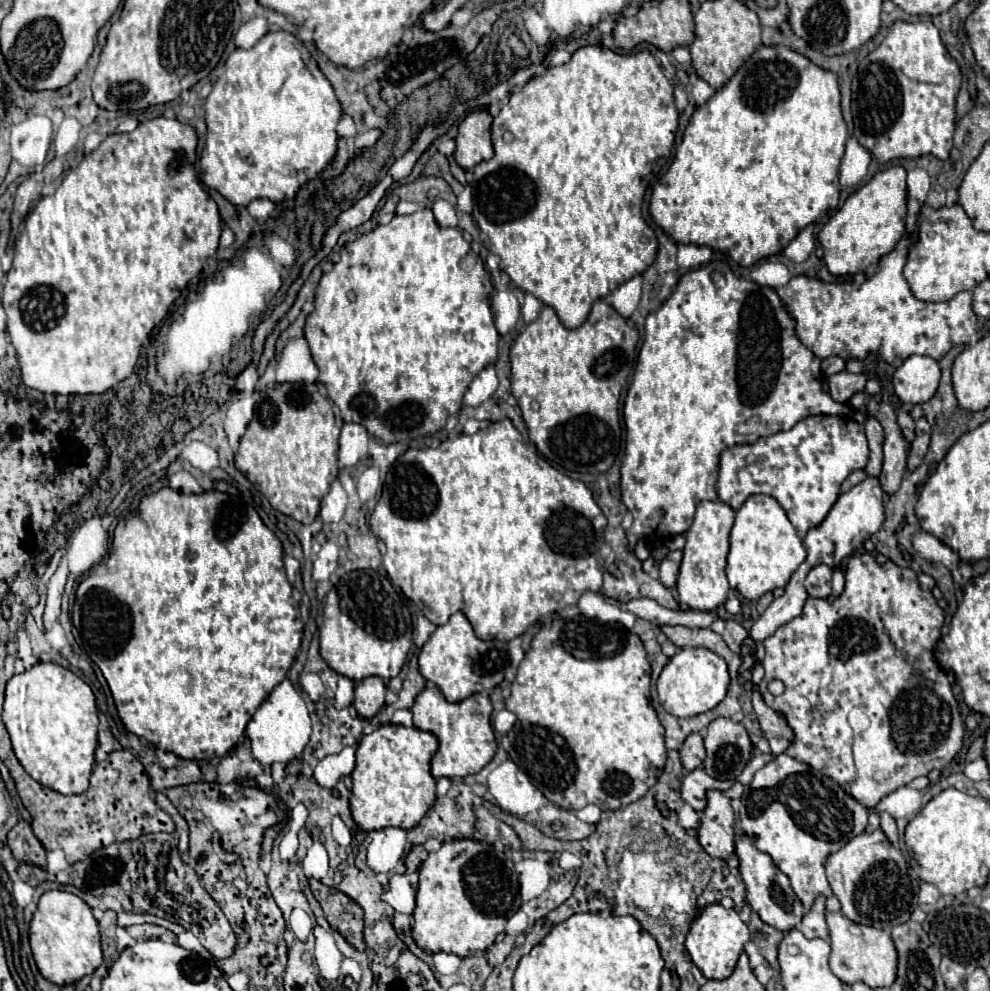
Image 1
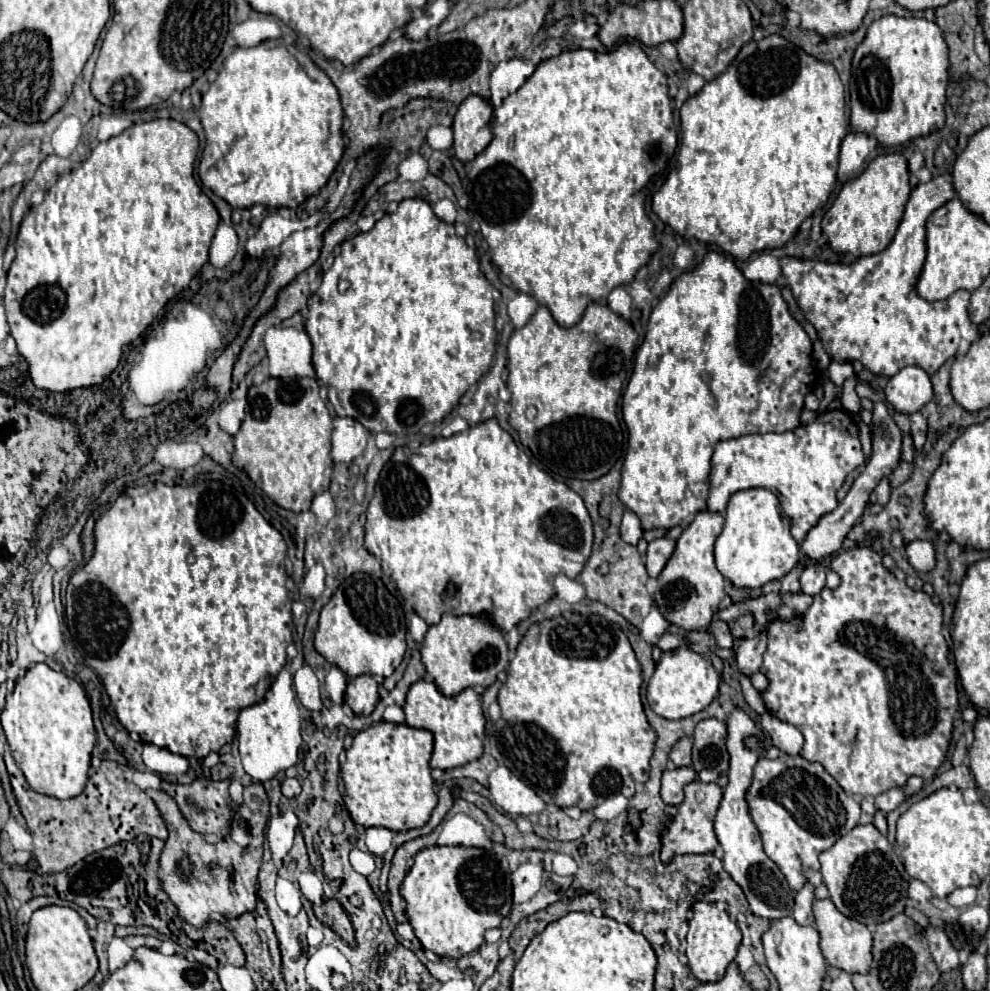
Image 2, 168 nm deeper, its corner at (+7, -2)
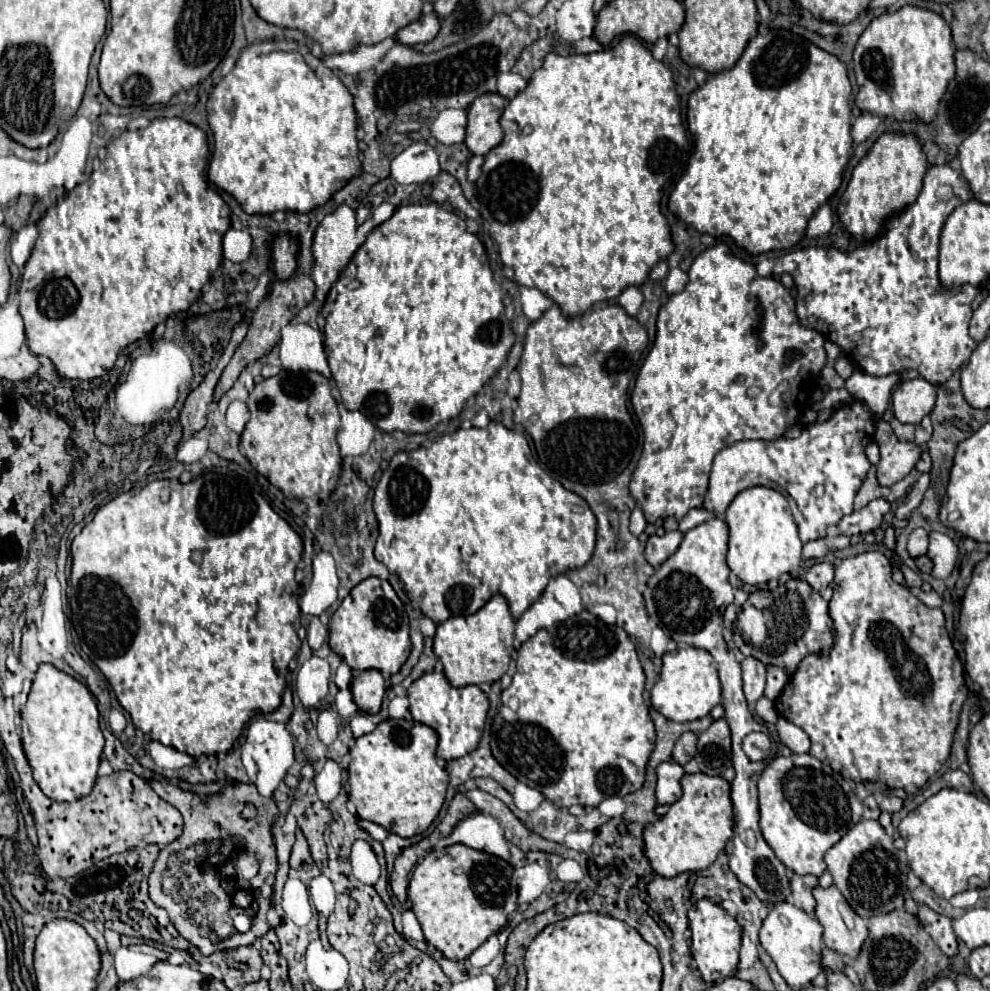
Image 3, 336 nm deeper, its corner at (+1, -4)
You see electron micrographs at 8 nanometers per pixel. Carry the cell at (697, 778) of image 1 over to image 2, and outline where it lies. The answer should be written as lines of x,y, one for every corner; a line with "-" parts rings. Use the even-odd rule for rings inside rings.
672,768
672,770
664,770
662,772
662,800
666,804
672,804
672,806
678,806
682,800
684,800
684,792
682,788
696,780
694,776
694,770
692,768

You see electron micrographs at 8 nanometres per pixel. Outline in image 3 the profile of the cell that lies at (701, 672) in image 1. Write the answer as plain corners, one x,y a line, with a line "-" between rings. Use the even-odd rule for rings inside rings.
676,648
674,652
666,652
662,656
662,672
658,682
650,692
652,706
674,722
688,722
698,720
710,710
720,704
720,680
718,680
718,666
714,658
706,650
698,648

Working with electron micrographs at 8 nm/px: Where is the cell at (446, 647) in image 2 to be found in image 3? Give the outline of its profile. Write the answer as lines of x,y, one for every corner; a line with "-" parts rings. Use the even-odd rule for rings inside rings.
494,596
472,616
452,616
442,622
434,636
434,654
444,666
444,674
454,688
470,684
492,684
506,674
514,652
514,618
502,596

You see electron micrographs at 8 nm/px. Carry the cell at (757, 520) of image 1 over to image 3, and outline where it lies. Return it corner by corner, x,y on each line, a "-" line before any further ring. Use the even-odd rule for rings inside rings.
754,486
742,490
726,510
730,528
728,568
744,584
766,584
778,580
782,574
794,574
802,564
802,542
794,524
788,500
772,488

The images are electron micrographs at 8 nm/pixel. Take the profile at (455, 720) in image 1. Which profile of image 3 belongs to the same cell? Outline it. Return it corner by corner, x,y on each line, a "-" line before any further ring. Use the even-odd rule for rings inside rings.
430,672
412,682
408,688
410,700
410,714
416,722
426,724
436,730
438,734
438,750
436,756
450,762
474,752
480,744
486,714
488,714
488,698
478,686
464,686
454,688
448,684
444,674

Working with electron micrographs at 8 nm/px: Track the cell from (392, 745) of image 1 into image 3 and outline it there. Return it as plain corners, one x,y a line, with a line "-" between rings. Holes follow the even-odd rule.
384,720
376,726
374,732
356,738
350,748
352,762
348,766
348,794
350,802
356,806
356,812
362,820
384,826
388,832
410,838
414,834
424,834
430,824
436,820
448,788
448,774
440,768
436,760
438,734
420,722
412,720

